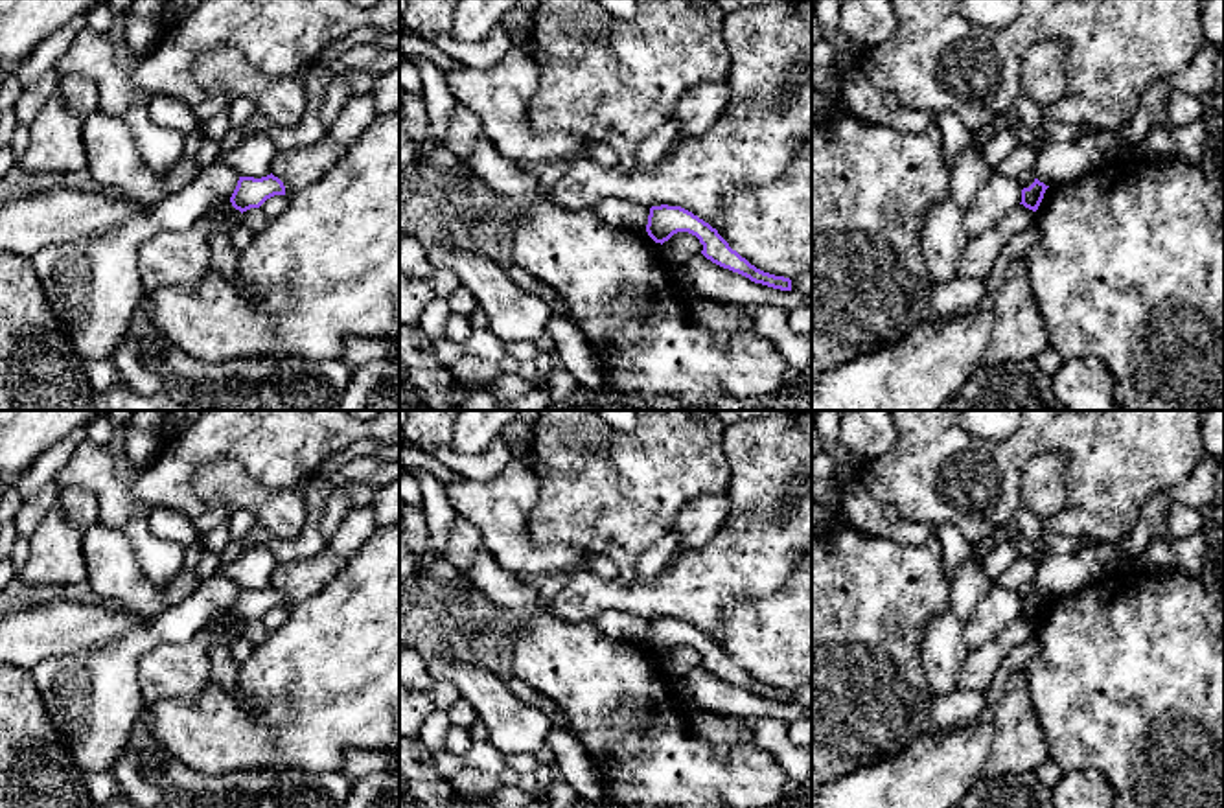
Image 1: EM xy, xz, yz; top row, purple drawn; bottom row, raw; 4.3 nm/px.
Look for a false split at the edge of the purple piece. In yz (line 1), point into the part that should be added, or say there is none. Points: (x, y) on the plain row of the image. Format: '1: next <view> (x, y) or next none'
1: next none

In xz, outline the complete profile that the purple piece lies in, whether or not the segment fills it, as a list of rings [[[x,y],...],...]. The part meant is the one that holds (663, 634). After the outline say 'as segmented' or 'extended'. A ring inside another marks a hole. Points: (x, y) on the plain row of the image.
[[[652,618],[646,644],[655,655],[661,657],[677,644],[688,644],[699,652],[699,655],[703,657],[701,666],[712,675],[738,685],[755,696],[762,696],[780,703],[791,703],[790,690],[775,688],[756,681],[736,663],[733,663],[716,641],[681,618]]]; as segmented

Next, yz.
[[[1034,591],[1034,594],[1029,600],[1022,602],[1022,615],[1020,617],[1036,624],[1047,600],[1049,598],[1045,598],[1038,591]]]; as segmented

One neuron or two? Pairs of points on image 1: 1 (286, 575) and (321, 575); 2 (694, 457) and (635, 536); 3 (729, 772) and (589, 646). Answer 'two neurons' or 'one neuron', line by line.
1: one neuron
2: one neuron
3: one neuron

